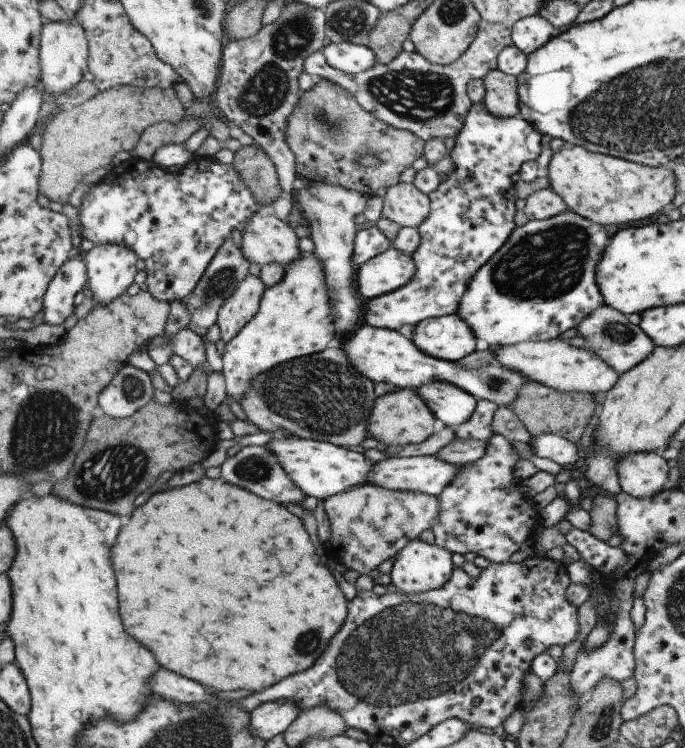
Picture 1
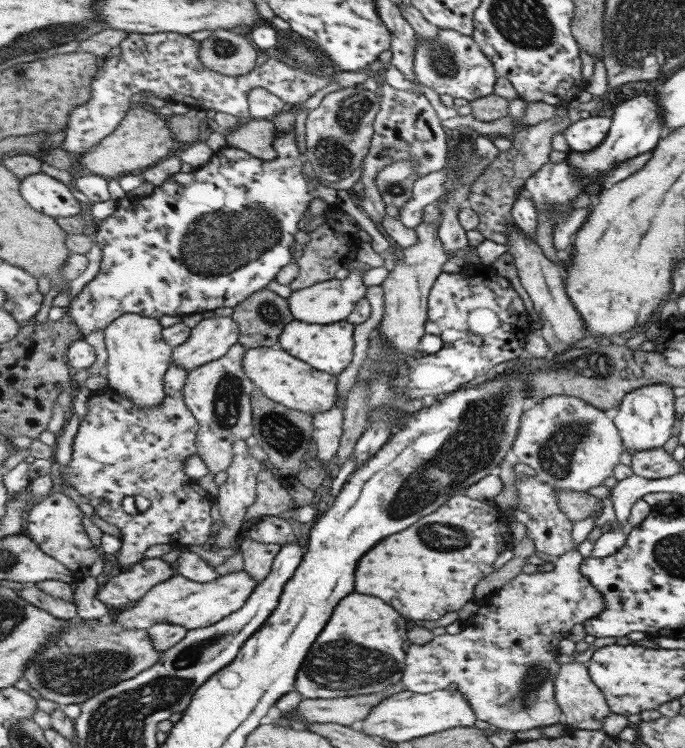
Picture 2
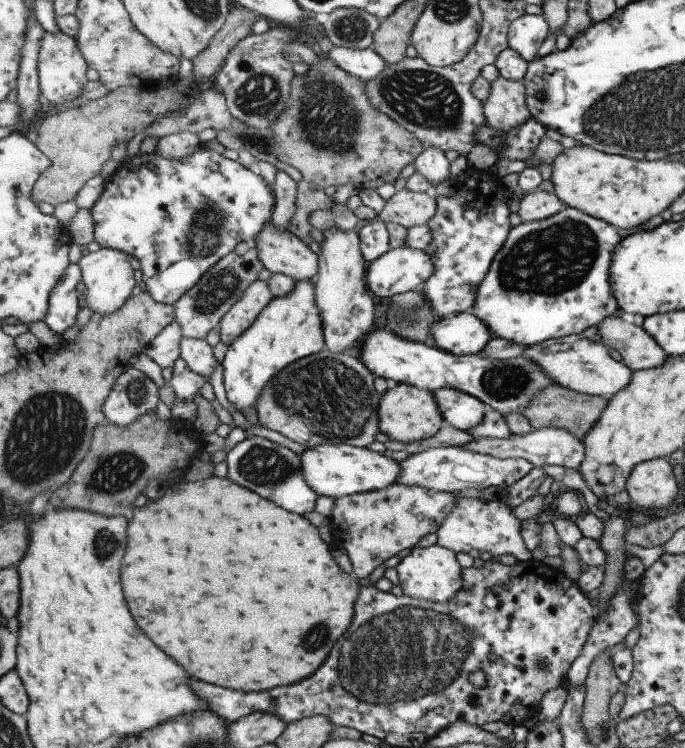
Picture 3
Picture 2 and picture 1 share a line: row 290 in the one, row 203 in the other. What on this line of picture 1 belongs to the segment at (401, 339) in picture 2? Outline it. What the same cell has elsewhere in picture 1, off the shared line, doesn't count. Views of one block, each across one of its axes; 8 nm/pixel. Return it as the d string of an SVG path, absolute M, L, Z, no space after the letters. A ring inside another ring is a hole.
M400 183L387 188L383 217L401 227L419 228L431 214L431 198L414 183Z

